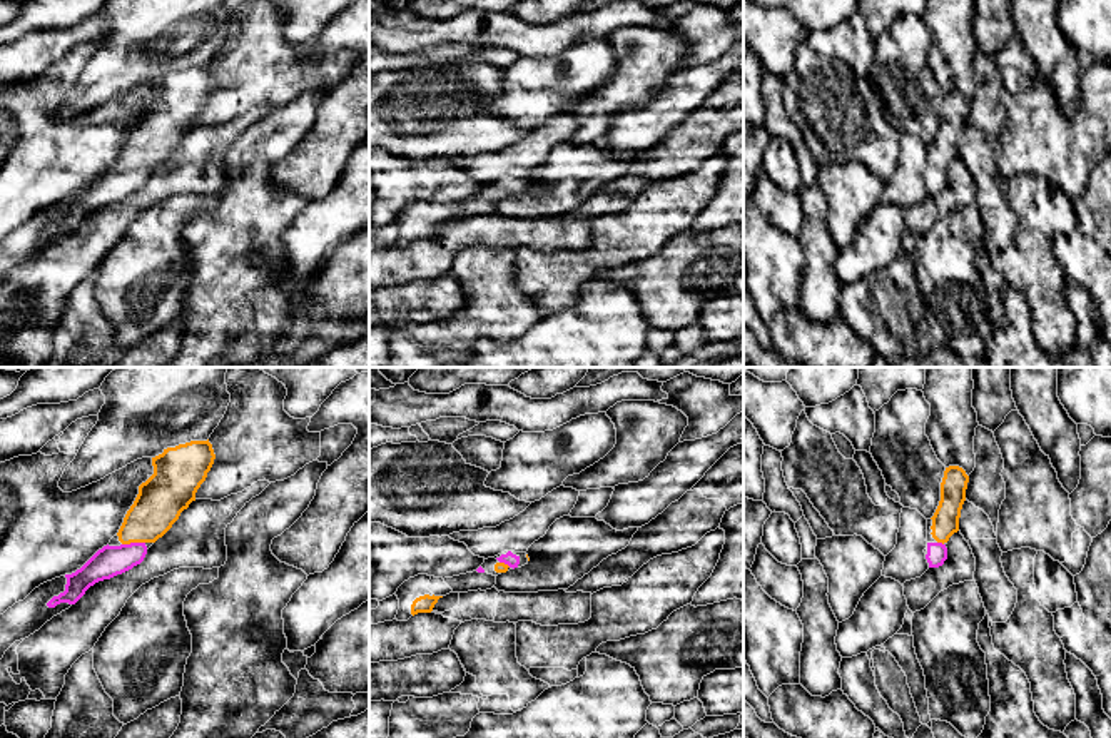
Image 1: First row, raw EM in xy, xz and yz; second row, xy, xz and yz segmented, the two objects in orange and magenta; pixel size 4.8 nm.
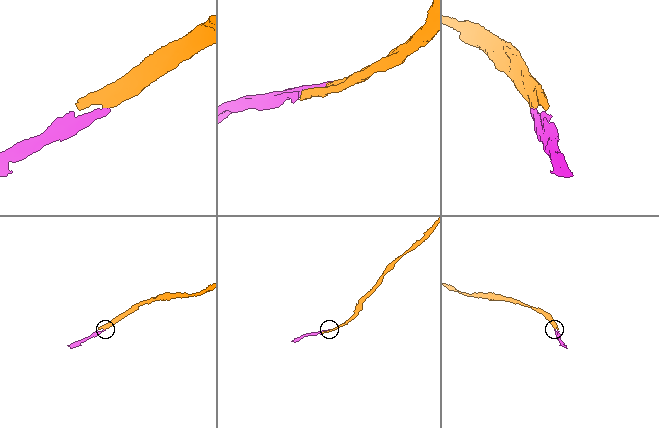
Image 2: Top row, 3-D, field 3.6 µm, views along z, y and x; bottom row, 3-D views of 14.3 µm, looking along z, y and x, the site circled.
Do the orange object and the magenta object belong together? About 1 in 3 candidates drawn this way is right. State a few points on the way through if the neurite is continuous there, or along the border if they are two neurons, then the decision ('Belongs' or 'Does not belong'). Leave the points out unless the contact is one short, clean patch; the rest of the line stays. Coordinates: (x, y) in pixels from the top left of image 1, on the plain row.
Path across: xy (161, 126), (132, 167), (109, 187). Belongs

